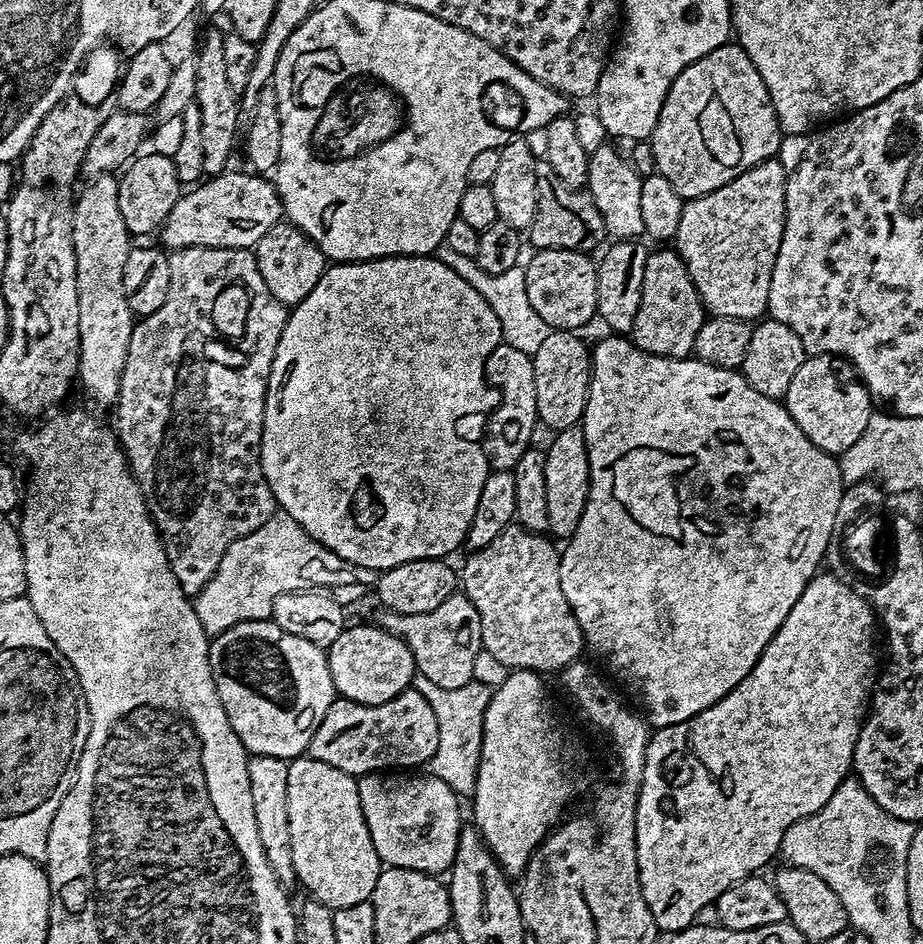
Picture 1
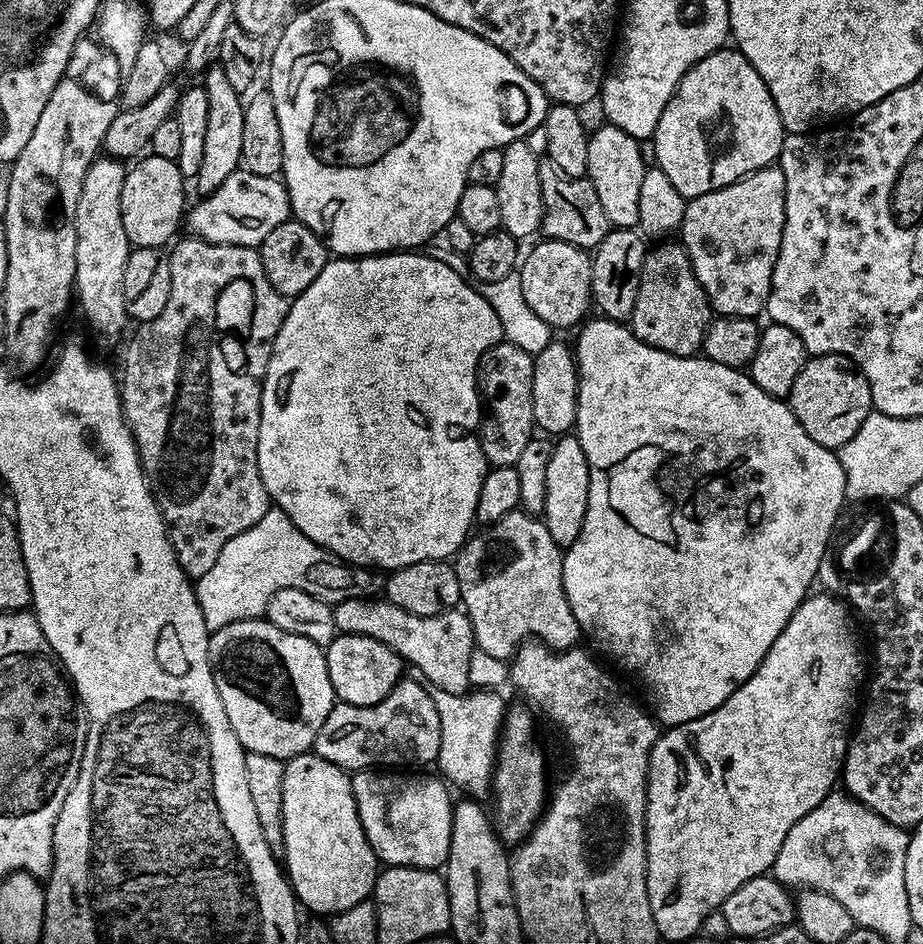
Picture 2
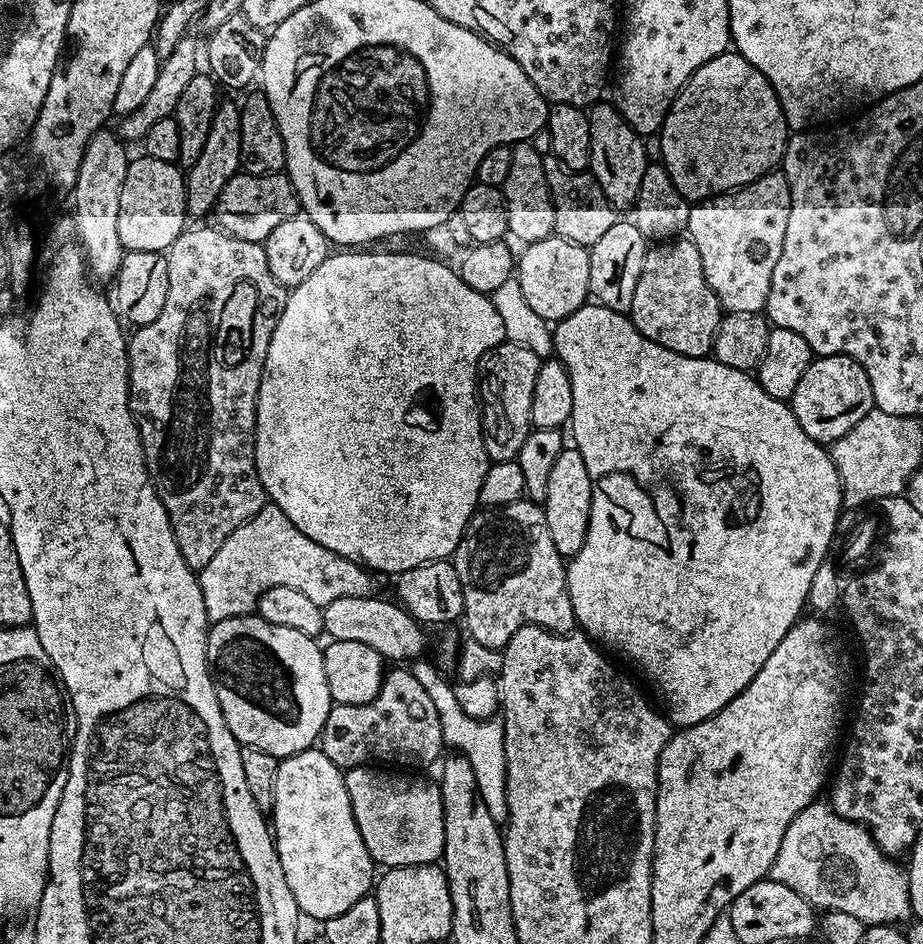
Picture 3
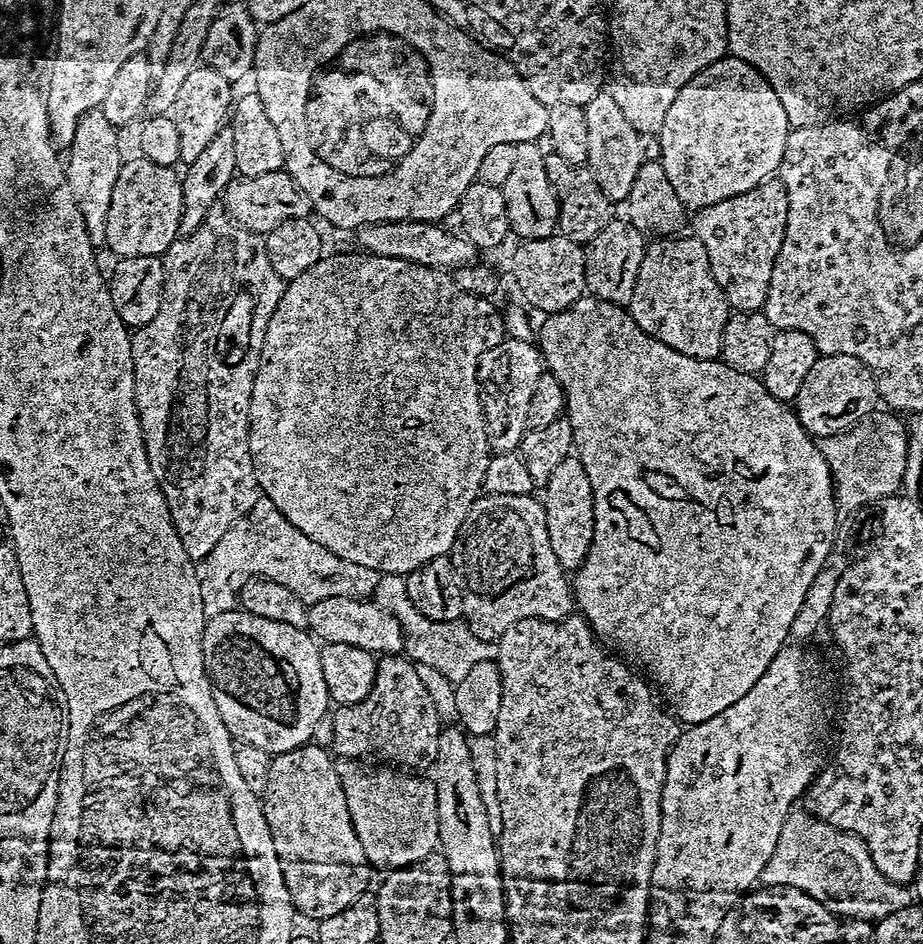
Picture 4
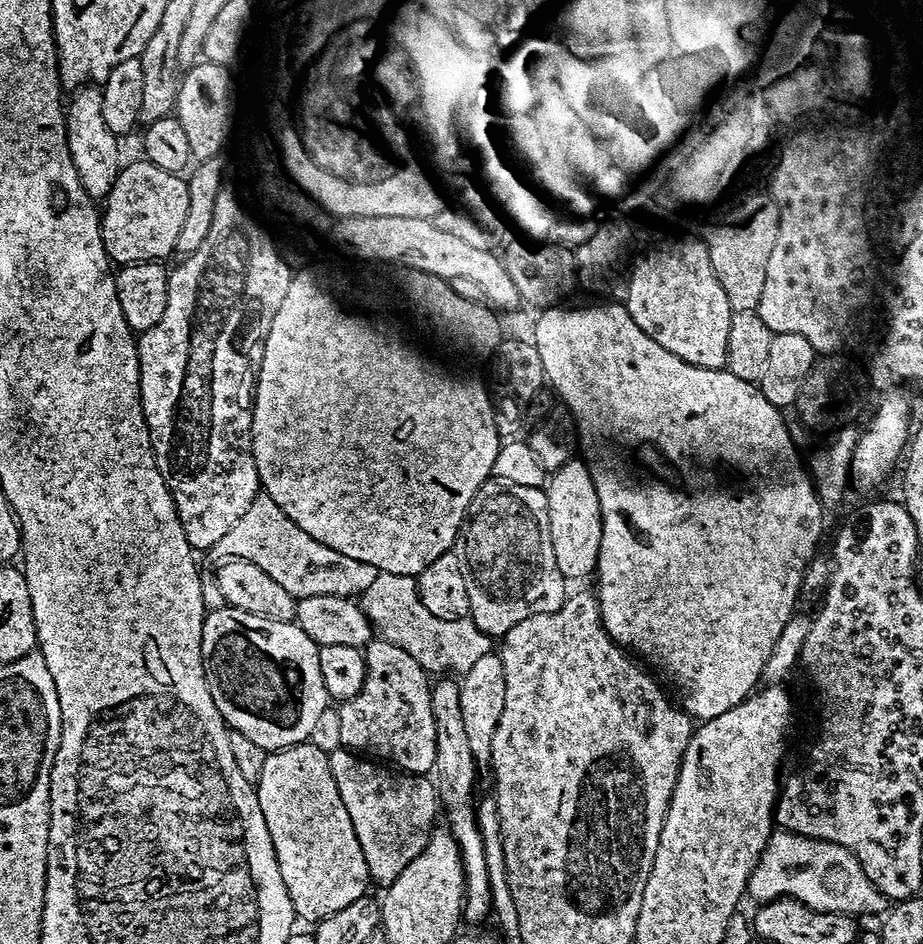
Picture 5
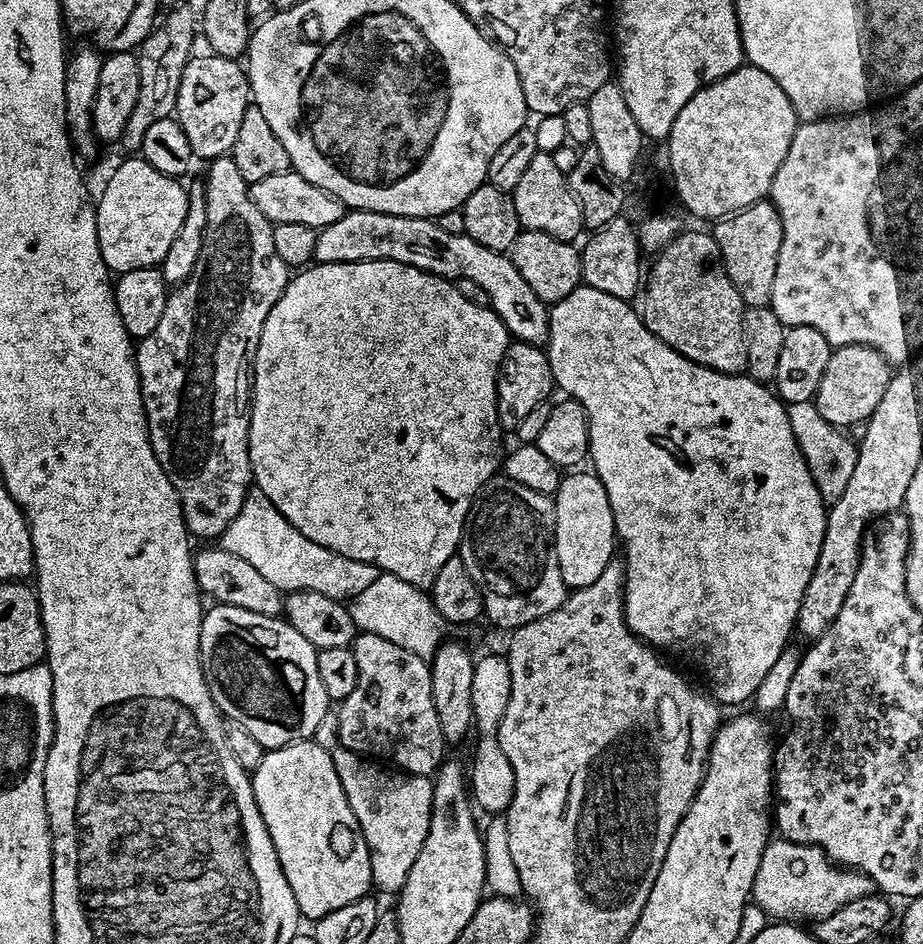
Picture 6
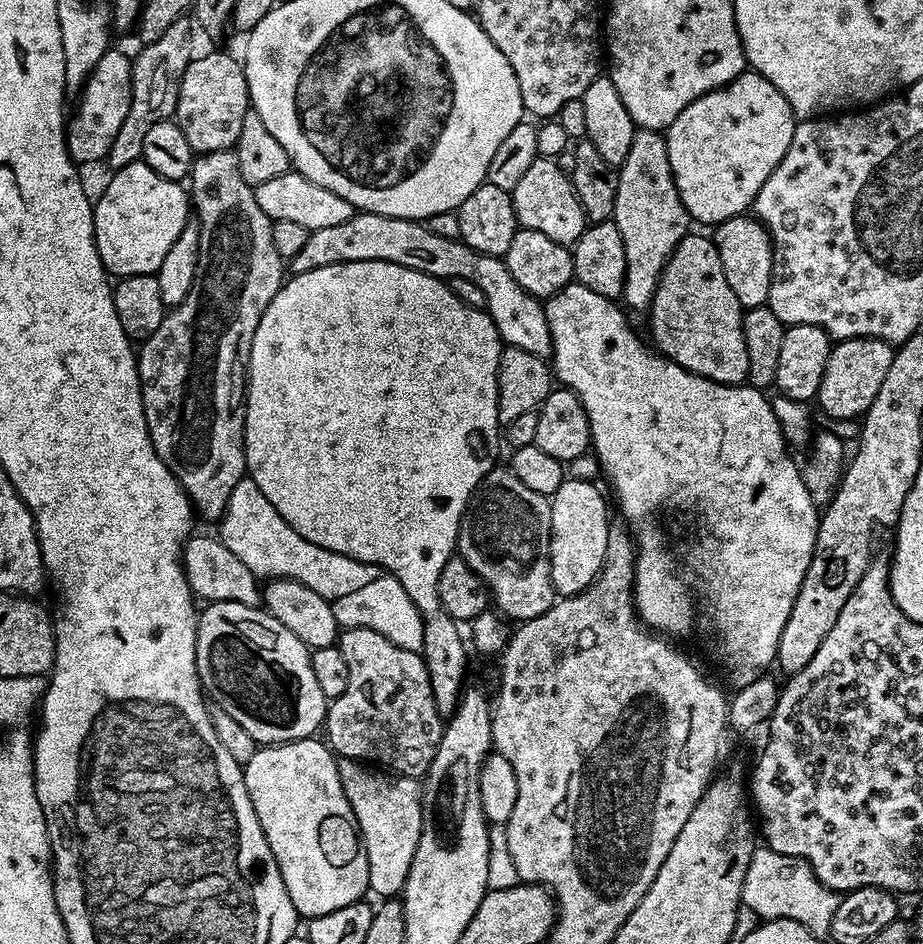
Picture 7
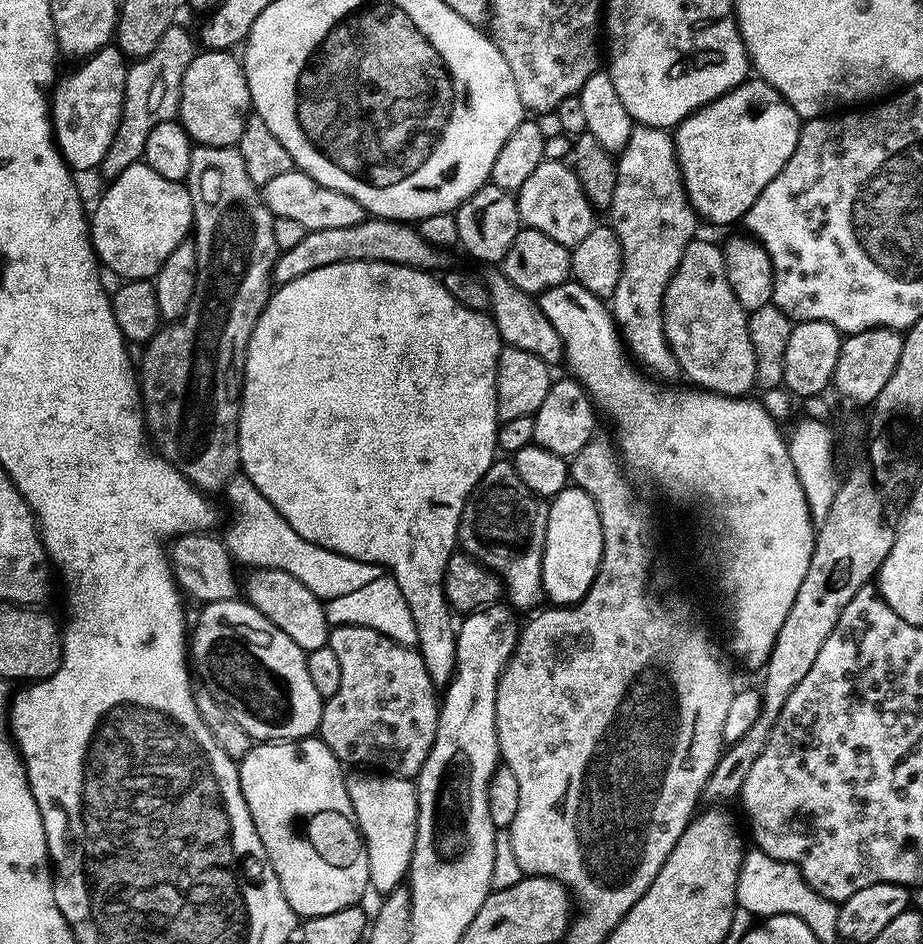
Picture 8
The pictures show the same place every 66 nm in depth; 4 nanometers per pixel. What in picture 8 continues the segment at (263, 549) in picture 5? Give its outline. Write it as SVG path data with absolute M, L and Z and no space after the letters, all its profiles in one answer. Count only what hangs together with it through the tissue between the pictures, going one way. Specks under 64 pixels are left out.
M231 476L222 492L223 495L228 495L228 504L232 507L232 525L229 526L228 533L223 533L222 539L233 561L241 565L249 564L249 569L252 570L282 570L298 578L298 582L302 582L302 586L306 586L306 590L310 590L310 594L322 602L350 594L353 590L374 582L374 578L385 575L386 570L381 564L355 560L302 538L302 534L298 534L298 530L294 530L294 526L290 526L290 522L286 522L286 518L282 518L282 514L278 514L270 502L266 502L258 486L254 486L248 476Z

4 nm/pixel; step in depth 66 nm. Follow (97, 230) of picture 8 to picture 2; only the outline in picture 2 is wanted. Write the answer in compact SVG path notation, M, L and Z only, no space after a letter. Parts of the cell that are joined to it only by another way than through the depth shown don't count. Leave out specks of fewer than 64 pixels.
M151 154L137 159L125 171L120 209L122 226L126 230L129 245L138 248L159 248L167 245L177 235L176 223L179 220L181 223L186 212L184 184L186 178L175 160L158 158Z

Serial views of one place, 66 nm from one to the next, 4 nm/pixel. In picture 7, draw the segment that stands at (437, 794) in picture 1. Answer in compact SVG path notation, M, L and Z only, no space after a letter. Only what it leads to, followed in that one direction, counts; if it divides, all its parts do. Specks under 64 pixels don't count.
M345 756L339 757L336 765L342 790L352 807L356 826L360 829L360 839L364 841L368 859L368 887L373 893L376 891L380 898L399 897L404 891L410 862L414 862L414 850L418 850L418 838L422 834L424 789L421 781L415 776L401 776L388 770L377 770L375 767L365 766L361 761L351 760Z

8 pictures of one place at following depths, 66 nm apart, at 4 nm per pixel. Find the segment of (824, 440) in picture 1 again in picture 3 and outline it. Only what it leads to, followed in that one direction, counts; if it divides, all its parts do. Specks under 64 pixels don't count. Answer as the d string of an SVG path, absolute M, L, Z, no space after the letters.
M816 356L806 374L798 378L790 401L798 426L820 444L831 446L853 430L866 414L874 409L874 394L866 370L849 356Z

